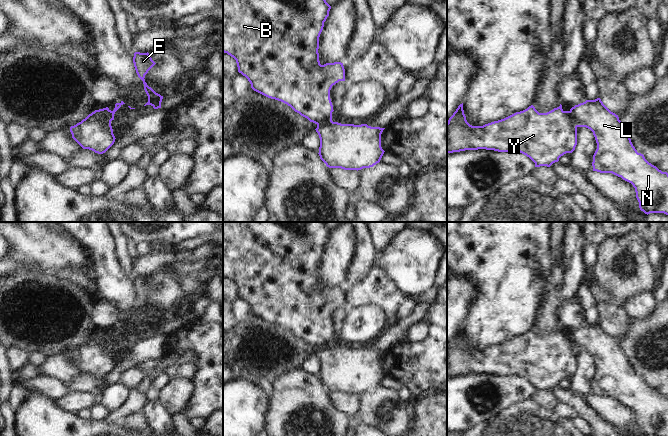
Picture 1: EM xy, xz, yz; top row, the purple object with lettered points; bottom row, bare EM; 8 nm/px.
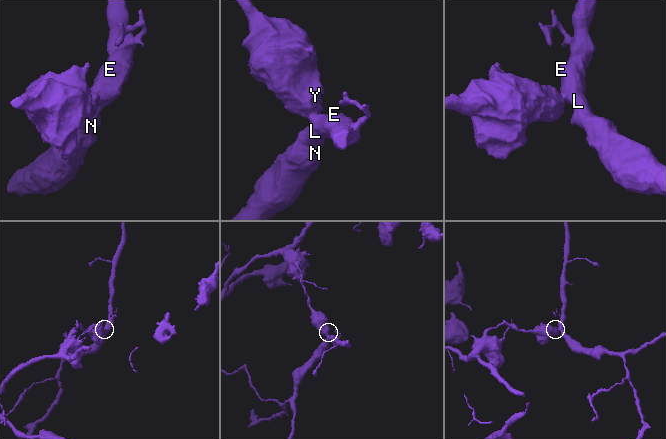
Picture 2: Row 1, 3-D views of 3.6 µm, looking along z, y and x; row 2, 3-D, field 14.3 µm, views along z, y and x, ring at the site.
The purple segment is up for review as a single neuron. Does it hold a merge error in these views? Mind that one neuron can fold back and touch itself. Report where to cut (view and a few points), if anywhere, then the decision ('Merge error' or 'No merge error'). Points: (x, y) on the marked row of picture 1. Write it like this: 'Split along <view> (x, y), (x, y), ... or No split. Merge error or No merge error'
Split along yz (569, 111), (577, 126). Merge error.

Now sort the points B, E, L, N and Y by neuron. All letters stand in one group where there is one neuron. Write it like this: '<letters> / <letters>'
B Y / E L N

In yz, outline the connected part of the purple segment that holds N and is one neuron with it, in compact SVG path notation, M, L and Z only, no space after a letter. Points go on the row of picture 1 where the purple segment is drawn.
M600 98L575 105L570 112L576 126L590 129L595 137L597 149L593 155L593 171L612 173L631 183L635 188L639 208L645 214L668 215L668 173L659 170L637 152L618 115L611 112Z

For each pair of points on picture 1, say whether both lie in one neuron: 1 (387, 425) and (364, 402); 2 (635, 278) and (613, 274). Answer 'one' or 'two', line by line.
1: one
2: one

